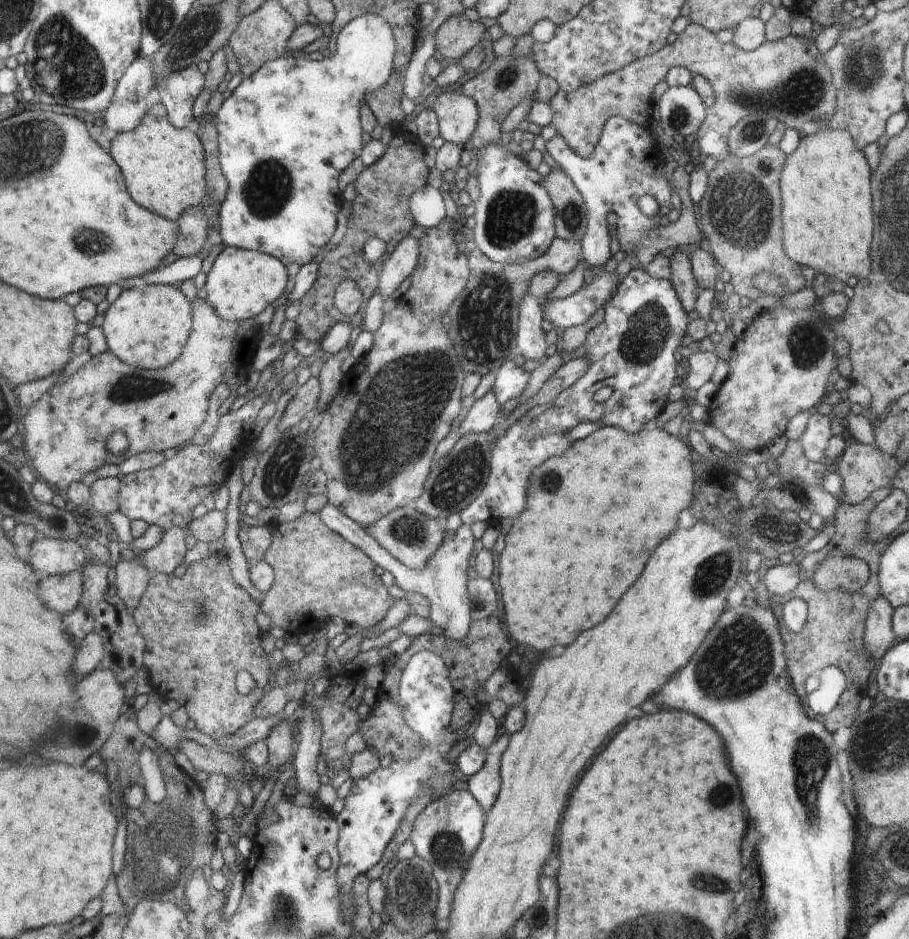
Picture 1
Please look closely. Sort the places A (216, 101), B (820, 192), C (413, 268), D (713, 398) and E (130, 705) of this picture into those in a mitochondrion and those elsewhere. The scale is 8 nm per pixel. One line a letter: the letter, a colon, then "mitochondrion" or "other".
A: other
B: other
C: other
D: other
E: other

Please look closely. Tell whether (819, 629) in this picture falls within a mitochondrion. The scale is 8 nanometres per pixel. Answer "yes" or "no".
no

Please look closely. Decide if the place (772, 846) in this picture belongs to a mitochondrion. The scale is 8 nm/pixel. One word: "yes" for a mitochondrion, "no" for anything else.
no

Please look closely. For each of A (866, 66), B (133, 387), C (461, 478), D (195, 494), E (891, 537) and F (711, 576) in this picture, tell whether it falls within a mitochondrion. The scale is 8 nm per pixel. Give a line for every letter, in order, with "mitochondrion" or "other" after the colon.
A: mitochondrion
B: mitochondrion
C: mitochondrion
D: other
E: other
F: mitochondrion

